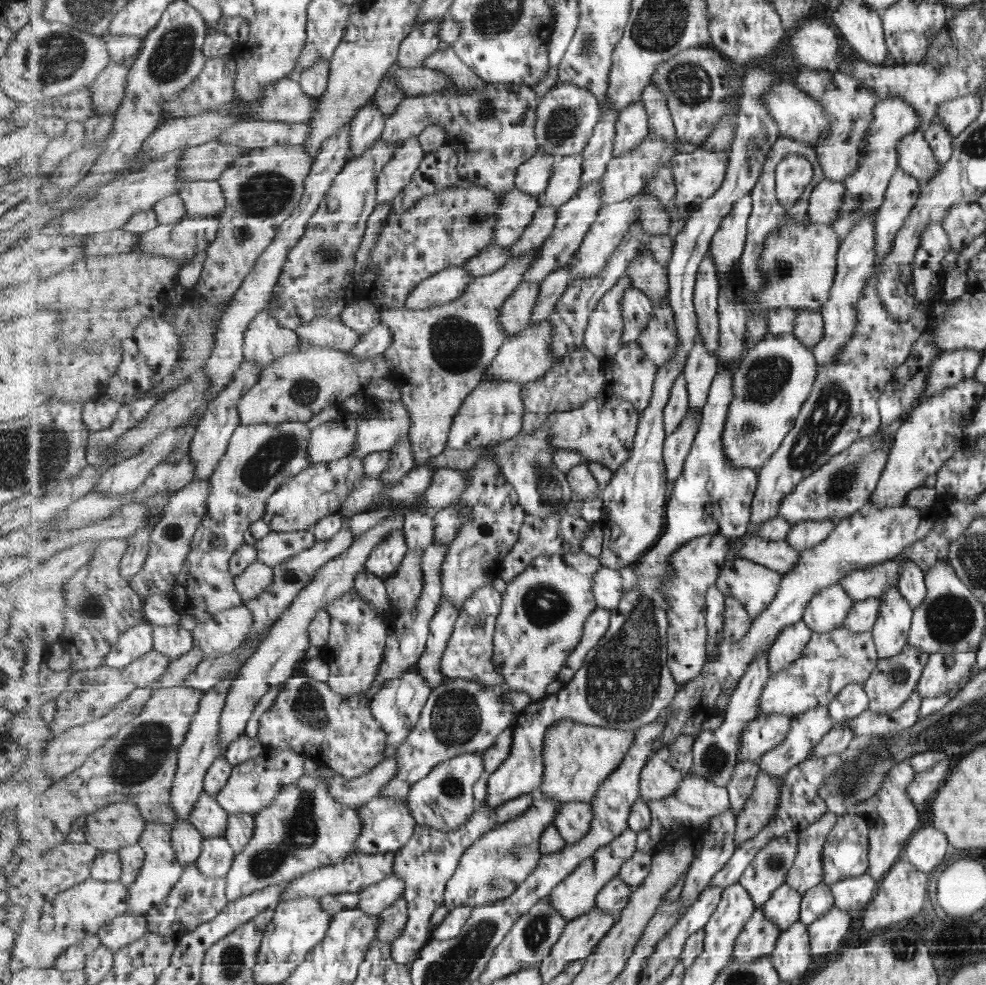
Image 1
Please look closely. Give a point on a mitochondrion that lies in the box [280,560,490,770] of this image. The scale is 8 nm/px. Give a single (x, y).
(456, 719)

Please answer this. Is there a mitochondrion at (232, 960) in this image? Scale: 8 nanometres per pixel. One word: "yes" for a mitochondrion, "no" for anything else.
yes

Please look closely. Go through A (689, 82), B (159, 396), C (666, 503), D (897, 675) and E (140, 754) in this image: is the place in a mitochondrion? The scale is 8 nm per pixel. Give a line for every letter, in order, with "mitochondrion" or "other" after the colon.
A: mitochondrion
B: other
C: other
D: mitochondrion
E: mitochondrion

